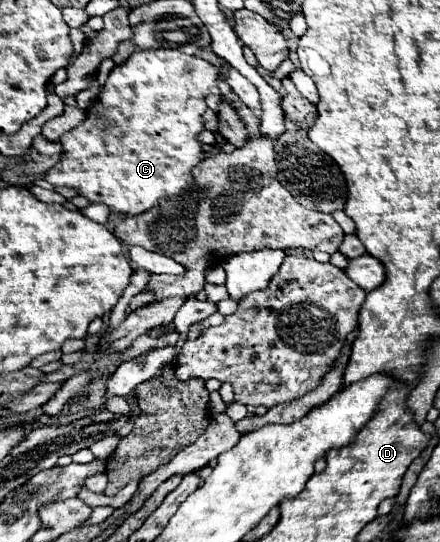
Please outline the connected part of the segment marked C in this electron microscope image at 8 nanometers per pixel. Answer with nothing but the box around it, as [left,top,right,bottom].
[45,49,219,215]

